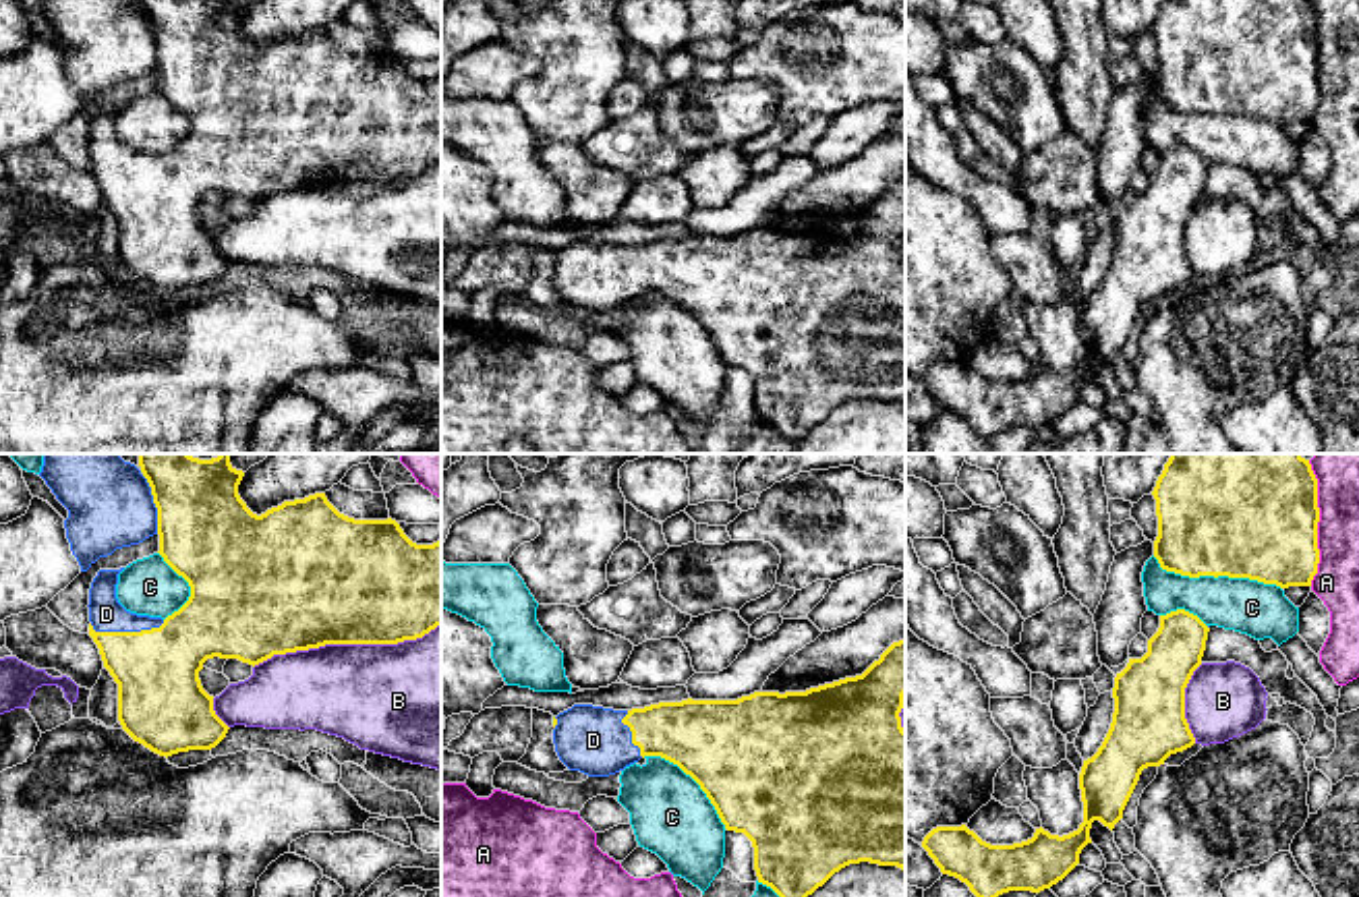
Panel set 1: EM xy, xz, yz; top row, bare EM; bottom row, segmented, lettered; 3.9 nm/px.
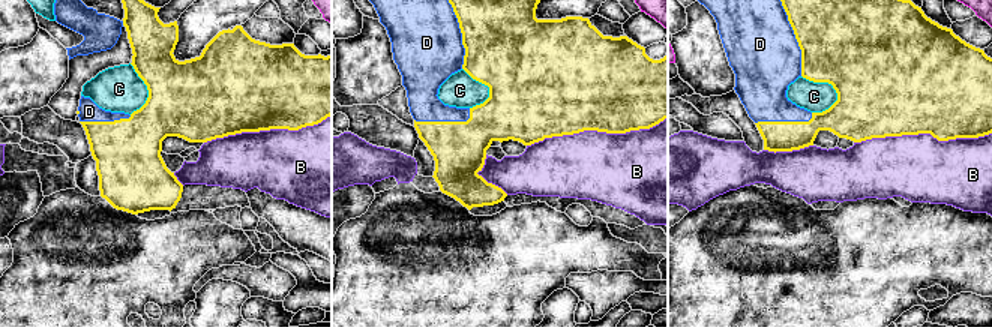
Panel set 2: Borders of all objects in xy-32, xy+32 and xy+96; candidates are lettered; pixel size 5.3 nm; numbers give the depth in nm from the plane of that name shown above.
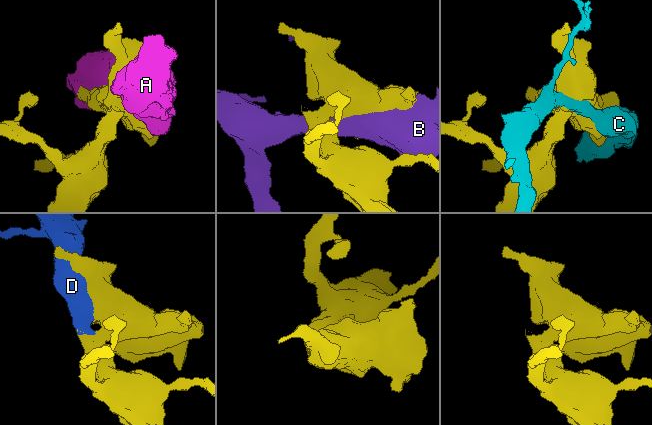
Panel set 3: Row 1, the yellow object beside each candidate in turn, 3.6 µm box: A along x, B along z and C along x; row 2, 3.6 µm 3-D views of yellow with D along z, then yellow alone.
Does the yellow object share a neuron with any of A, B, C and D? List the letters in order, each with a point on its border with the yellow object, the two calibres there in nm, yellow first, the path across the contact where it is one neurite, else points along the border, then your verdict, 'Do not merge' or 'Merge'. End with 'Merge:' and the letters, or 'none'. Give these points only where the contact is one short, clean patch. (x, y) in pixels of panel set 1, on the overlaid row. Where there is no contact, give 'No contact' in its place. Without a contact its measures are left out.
A: Touches yellow at yz (1318, 521). Thickness 500 nm (yellow) against 180 nm. Do not merge
B: Touches yellow at xy (347, 643). Thickness 500 nm (yellow) against 420 nm. Do not merge
C: Touches yellow at yz (1217, 576). Thickness 500 nm (yellow) against 220 nm. Do not merge
D: Touches yellow at xy (127, 632). Thickness 320 nm (yellow) against 140 nm. Merge
Merge: D

